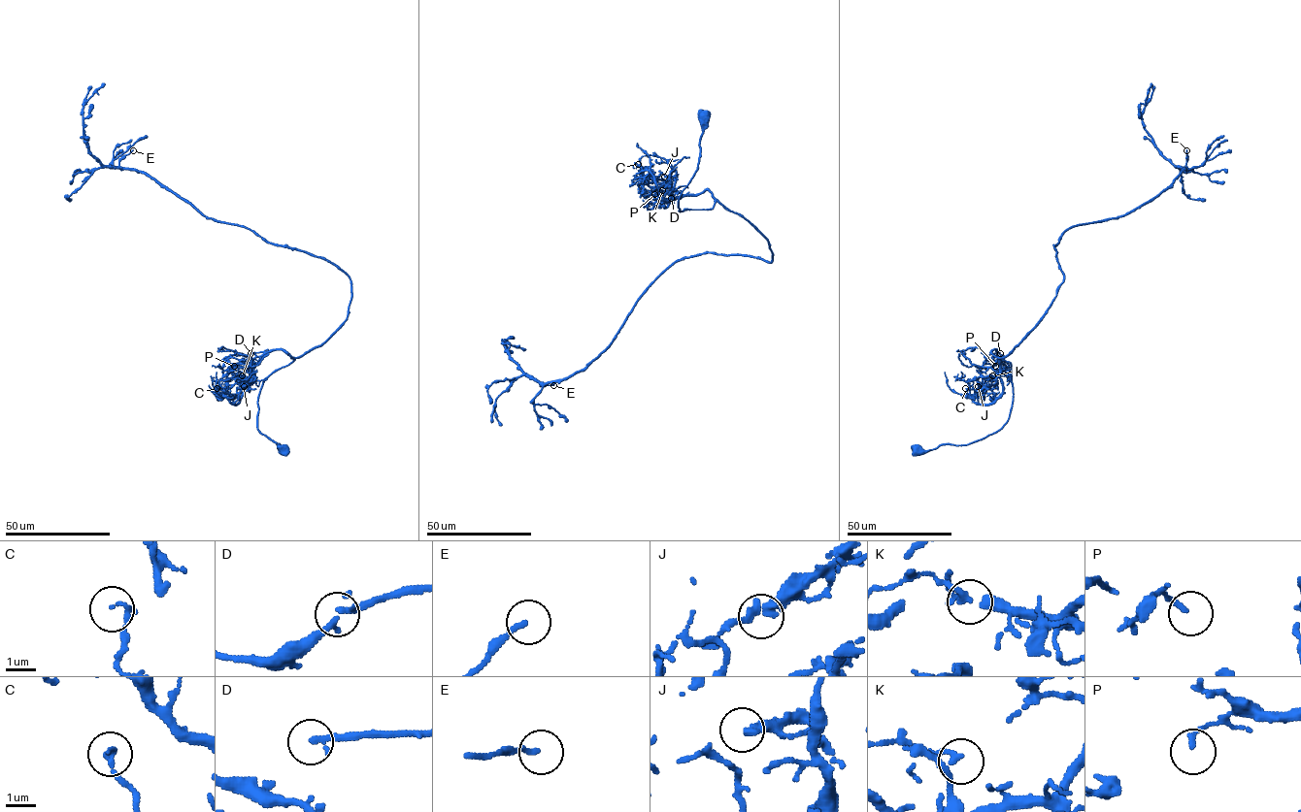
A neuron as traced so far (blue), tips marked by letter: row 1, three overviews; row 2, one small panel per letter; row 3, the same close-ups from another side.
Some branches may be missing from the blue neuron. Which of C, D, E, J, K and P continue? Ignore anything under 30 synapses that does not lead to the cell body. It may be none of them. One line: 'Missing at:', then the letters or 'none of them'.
Missing at: D

